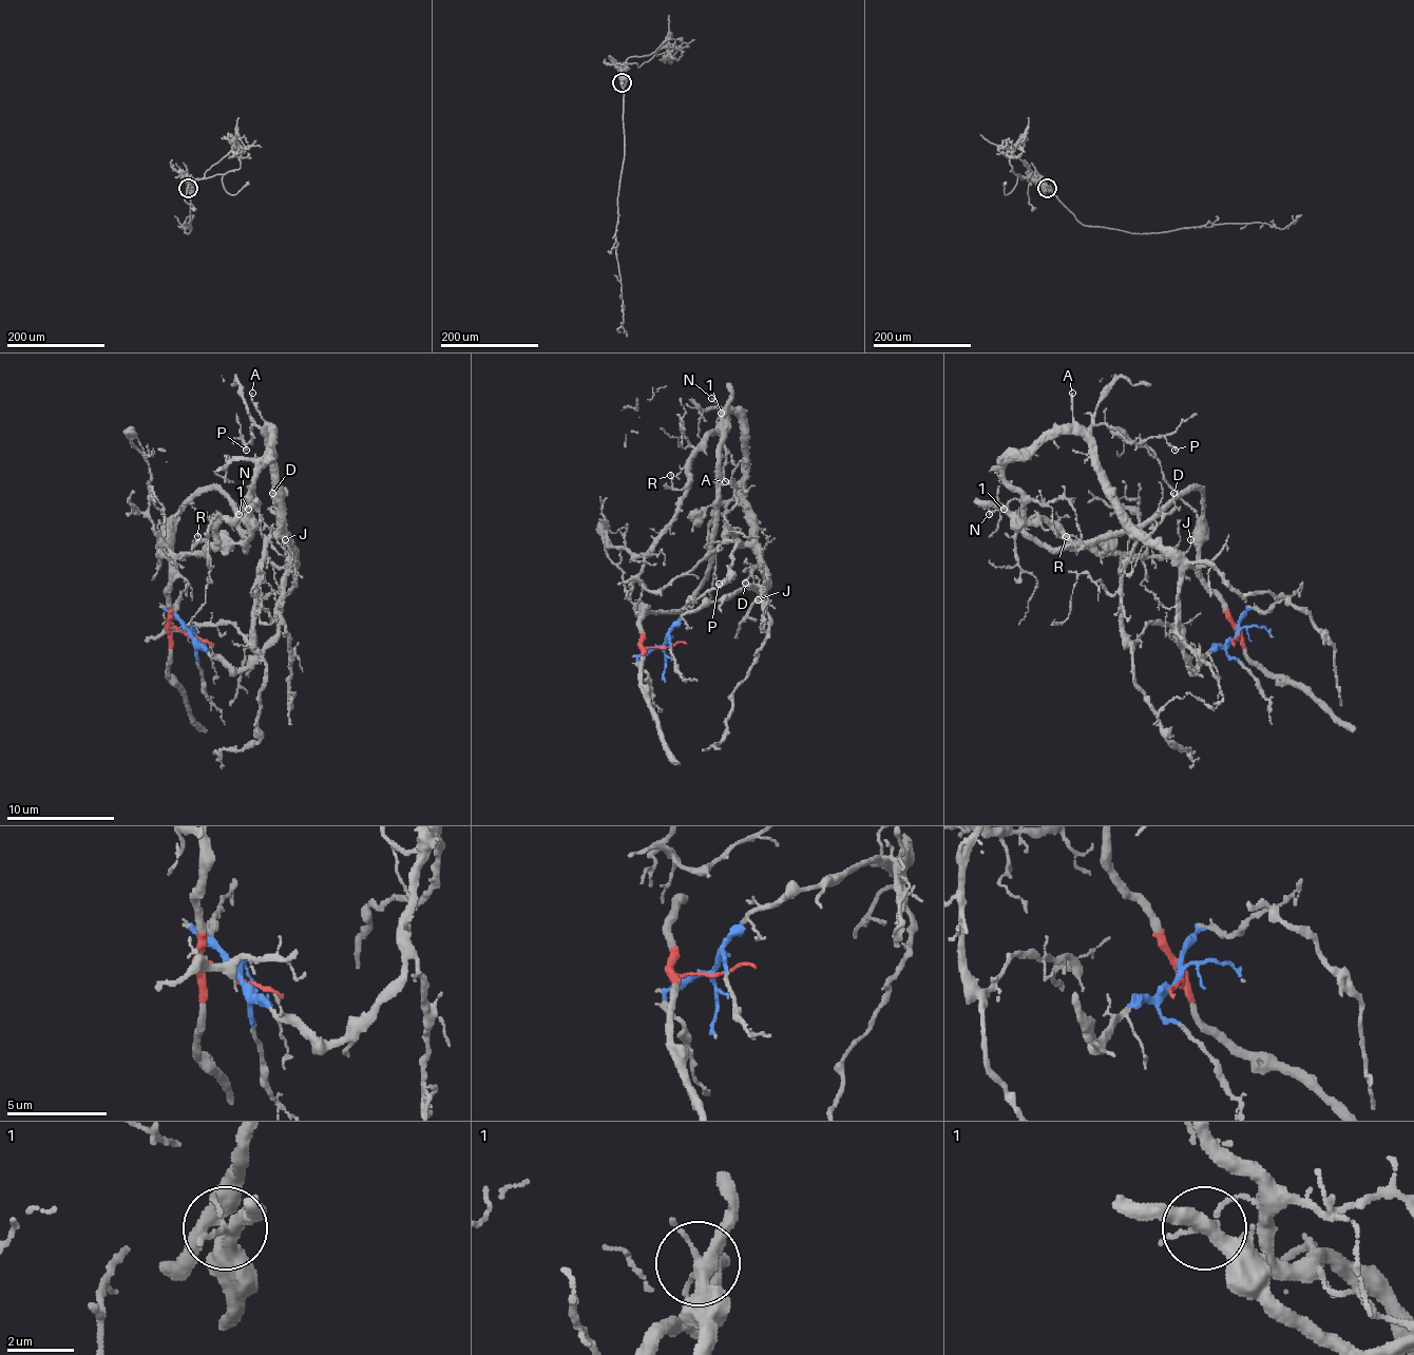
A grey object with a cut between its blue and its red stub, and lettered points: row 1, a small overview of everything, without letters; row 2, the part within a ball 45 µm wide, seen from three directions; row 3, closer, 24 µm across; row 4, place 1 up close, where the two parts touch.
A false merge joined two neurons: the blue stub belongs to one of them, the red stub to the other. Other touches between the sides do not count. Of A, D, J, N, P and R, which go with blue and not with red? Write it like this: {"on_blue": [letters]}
{"on_blue": ["A", "D", "J", "N", "P", "R"]}

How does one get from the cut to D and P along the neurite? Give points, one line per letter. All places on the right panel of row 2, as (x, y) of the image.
D: (1237, 633), (1195, 668), (1178, 630), (1178, 560), (1153, 534), (1176, 507), (1172, 493)
P: (1237, 633), (1195, 668), (1178, 630), (1178, 566), (1127, 517), (1092, 428), (1176, 451)

